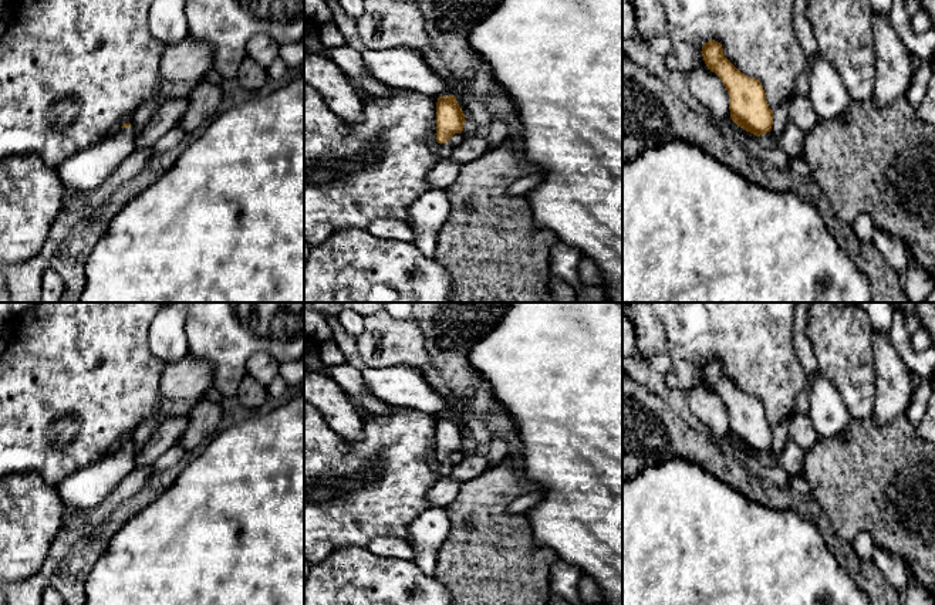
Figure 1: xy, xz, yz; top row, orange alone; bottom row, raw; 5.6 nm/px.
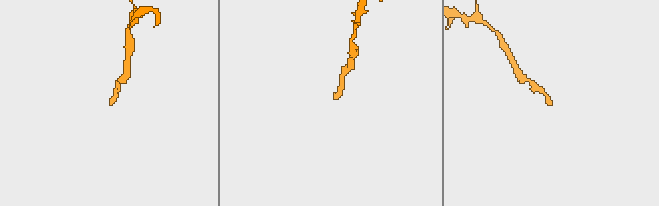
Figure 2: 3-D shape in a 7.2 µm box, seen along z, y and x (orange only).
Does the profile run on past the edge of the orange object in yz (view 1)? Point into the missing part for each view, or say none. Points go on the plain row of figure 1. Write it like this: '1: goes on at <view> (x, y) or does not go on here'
1: does not go on here

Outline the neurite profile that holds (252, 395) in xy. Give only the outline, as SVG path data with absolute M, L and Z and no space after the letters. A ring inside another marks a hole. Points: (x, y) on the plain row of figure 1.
M247 374L242 379L236 396L239 403L253 413L260 412L269 399L267 386L259 383Z

